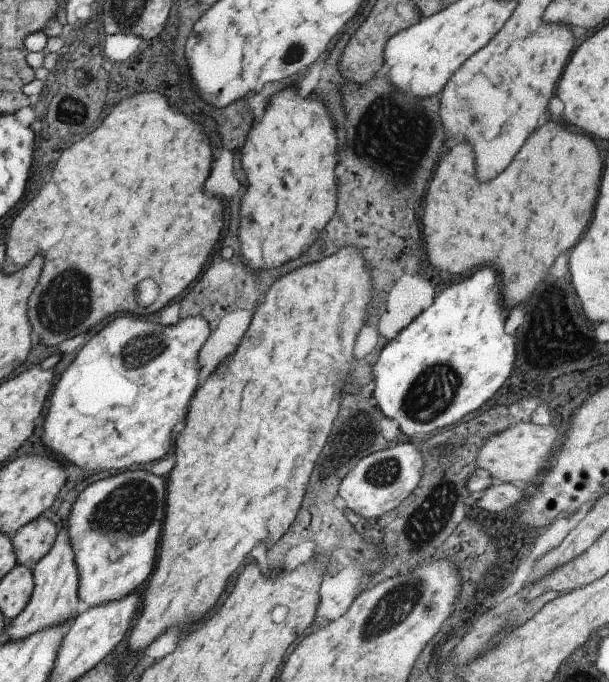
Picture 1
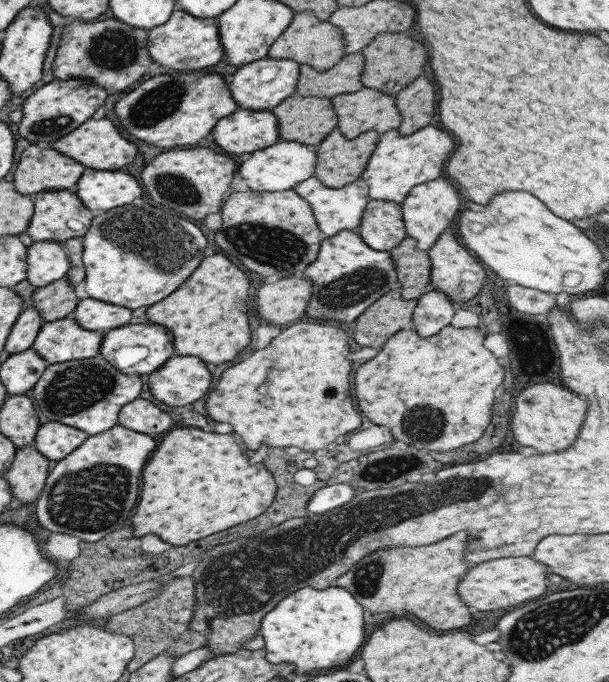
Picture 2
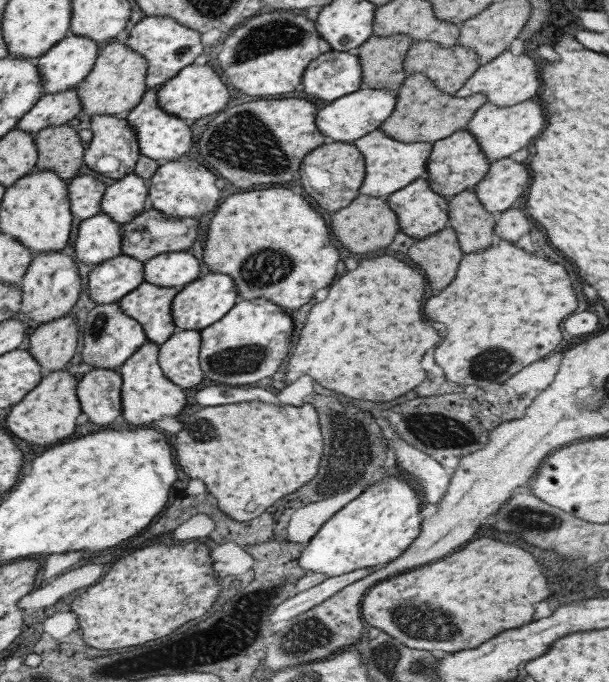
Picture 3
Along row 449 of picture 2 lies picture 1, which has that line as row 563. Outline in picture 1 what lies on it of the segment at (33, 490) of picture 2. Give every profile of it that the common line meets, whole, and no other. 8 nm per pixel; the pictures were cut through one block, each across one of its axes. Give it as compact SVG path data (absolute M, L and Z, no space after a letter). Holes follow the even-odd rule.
M43 515L19 528L18 532L10 537L15 564L25 566L31 571L33 566L51 550L57 529L53 526L53 522L49 518L43 518Z

